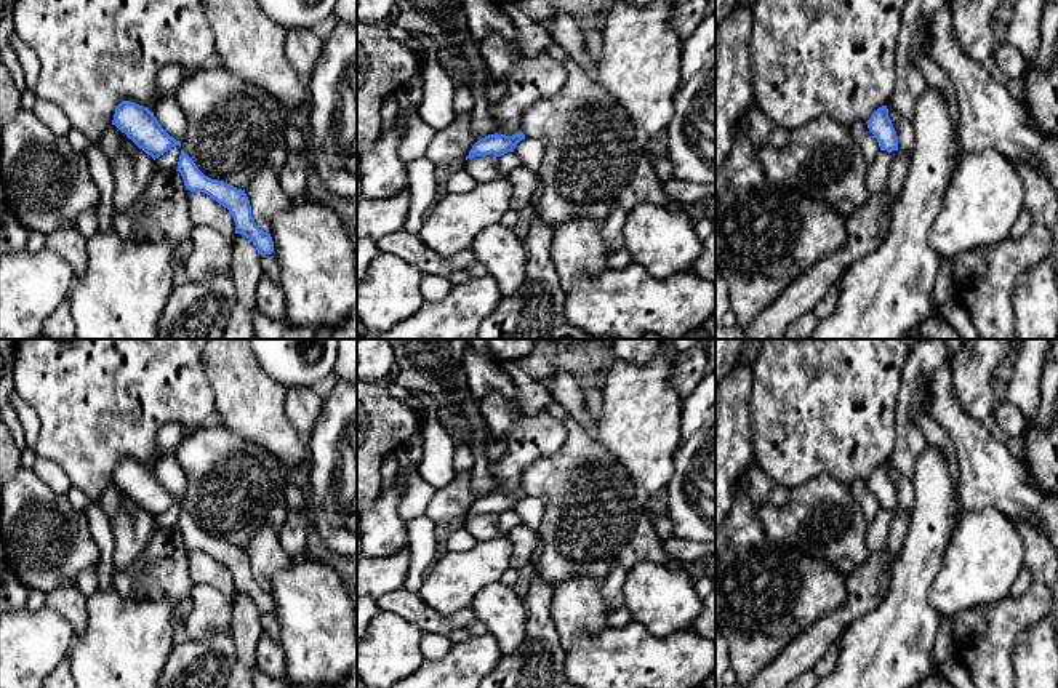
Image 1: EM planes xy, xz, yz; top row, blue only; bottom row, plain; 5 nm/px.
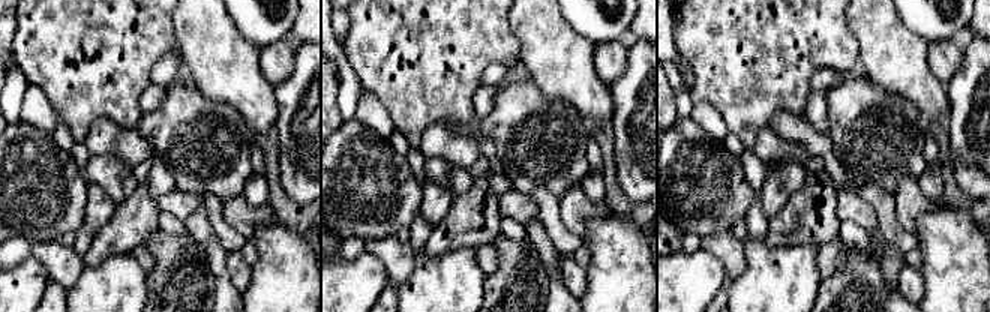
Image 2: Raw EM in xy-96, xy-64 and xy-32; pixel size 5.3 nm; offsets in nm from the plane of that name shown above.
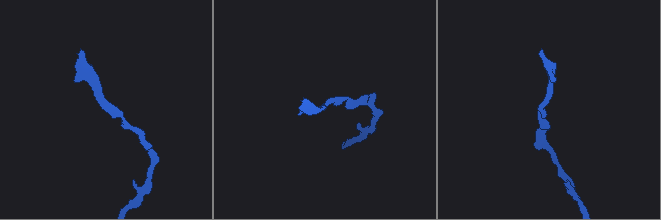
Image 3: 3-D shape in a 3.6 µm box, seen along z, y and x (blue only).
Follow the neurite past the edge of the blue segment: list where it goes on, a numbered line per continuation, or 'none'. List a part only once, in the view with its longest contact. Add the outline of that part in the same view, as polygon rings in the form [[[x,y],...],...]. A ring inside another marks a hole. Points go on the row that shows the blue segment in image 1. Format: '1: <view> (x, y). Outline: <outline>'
none

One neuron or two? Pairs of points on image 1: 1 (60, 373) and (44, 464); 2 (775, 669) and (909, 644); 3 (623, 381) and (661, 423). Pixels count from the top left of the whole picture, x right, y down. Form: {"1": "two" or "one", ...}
{"1": "two", "2": "two", "3": "one"}

